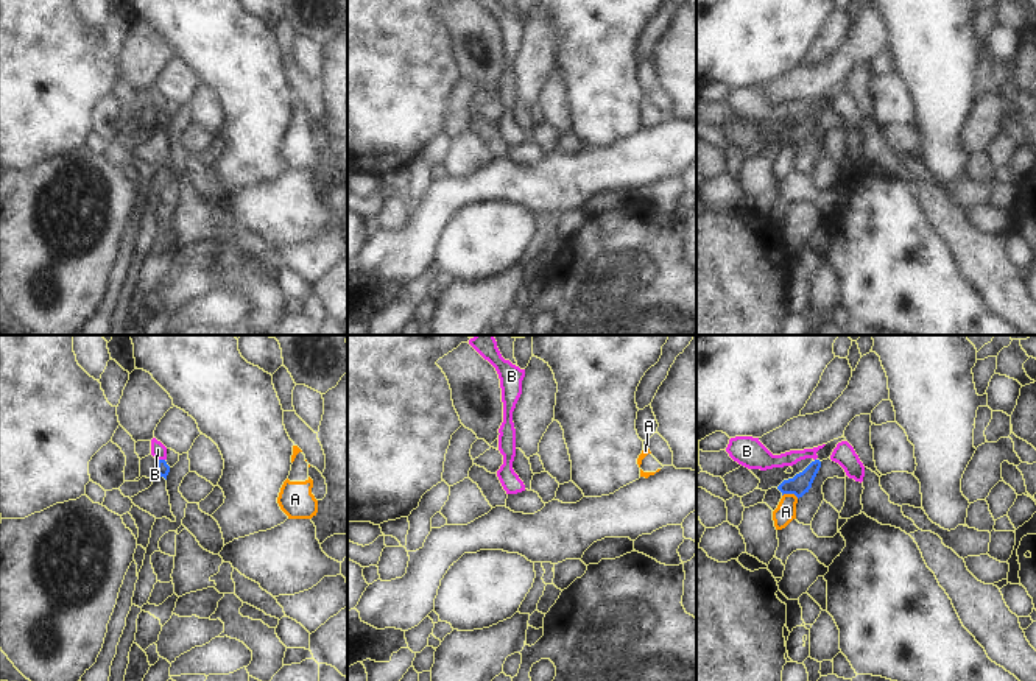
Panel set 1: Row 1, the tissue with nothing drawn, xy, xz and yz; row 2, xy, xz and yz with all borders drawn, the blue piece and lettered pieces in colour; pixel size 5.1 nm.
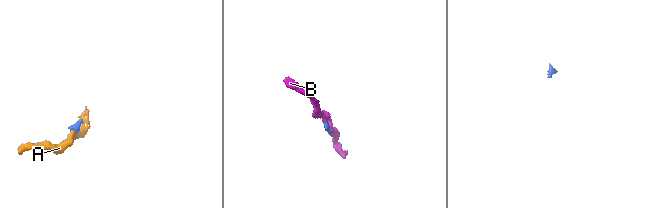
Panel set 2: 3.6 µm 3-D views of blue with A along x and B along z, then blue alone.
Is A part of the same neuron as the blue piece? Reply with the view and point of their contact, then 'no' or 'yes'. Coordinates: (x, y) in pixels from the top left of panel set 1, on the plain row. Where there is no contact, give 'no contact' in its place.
contact yz (790, 144); no

